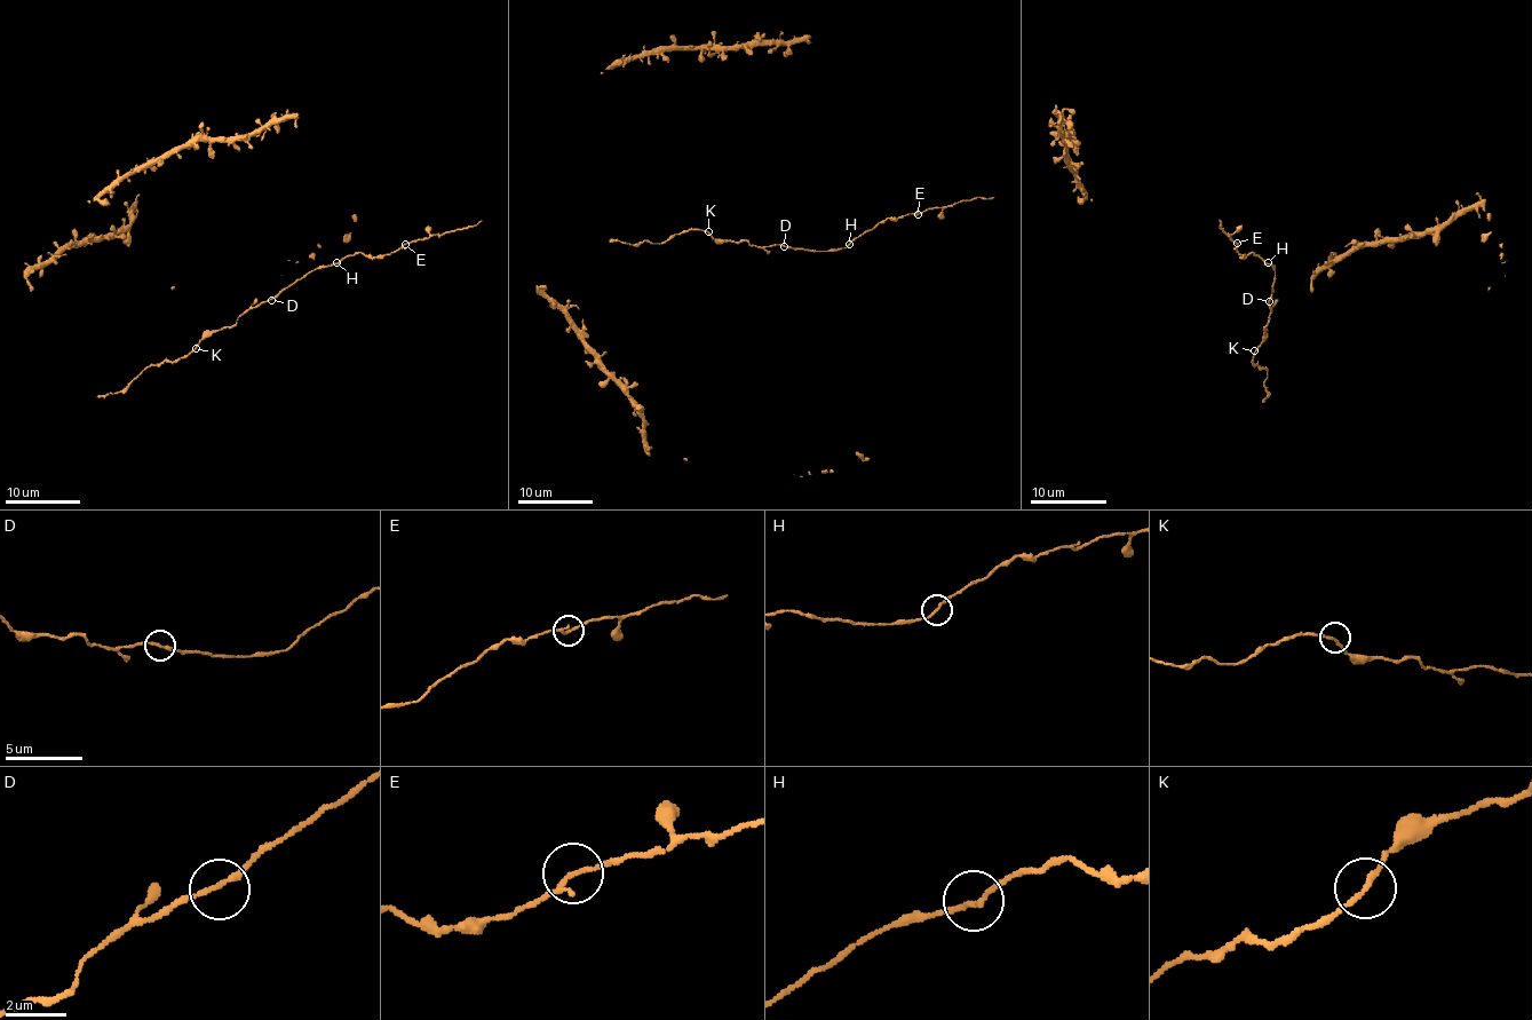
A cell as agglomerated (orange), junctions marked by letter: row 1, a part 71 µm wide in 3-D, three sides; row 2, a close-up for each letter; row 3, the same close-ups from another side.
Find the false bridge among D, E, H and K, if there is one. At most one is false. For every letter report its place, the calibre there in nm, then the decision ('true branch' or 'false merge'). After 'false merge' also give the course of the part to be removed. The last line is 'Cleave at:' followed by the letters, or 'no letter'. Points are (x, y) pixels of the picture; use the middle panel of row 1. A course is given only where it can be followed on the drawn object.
D: place (784, 246); calibre 170 nm; true branch
E: place (918, 214); calibre 160 nm; false merge; course (918, 214), (959, 202), (994, 197)
H: place (849, 244); calibre 160 nm; true branch
K: place (708, 231); calibre 170 nm; true branch
Cleave at: E

